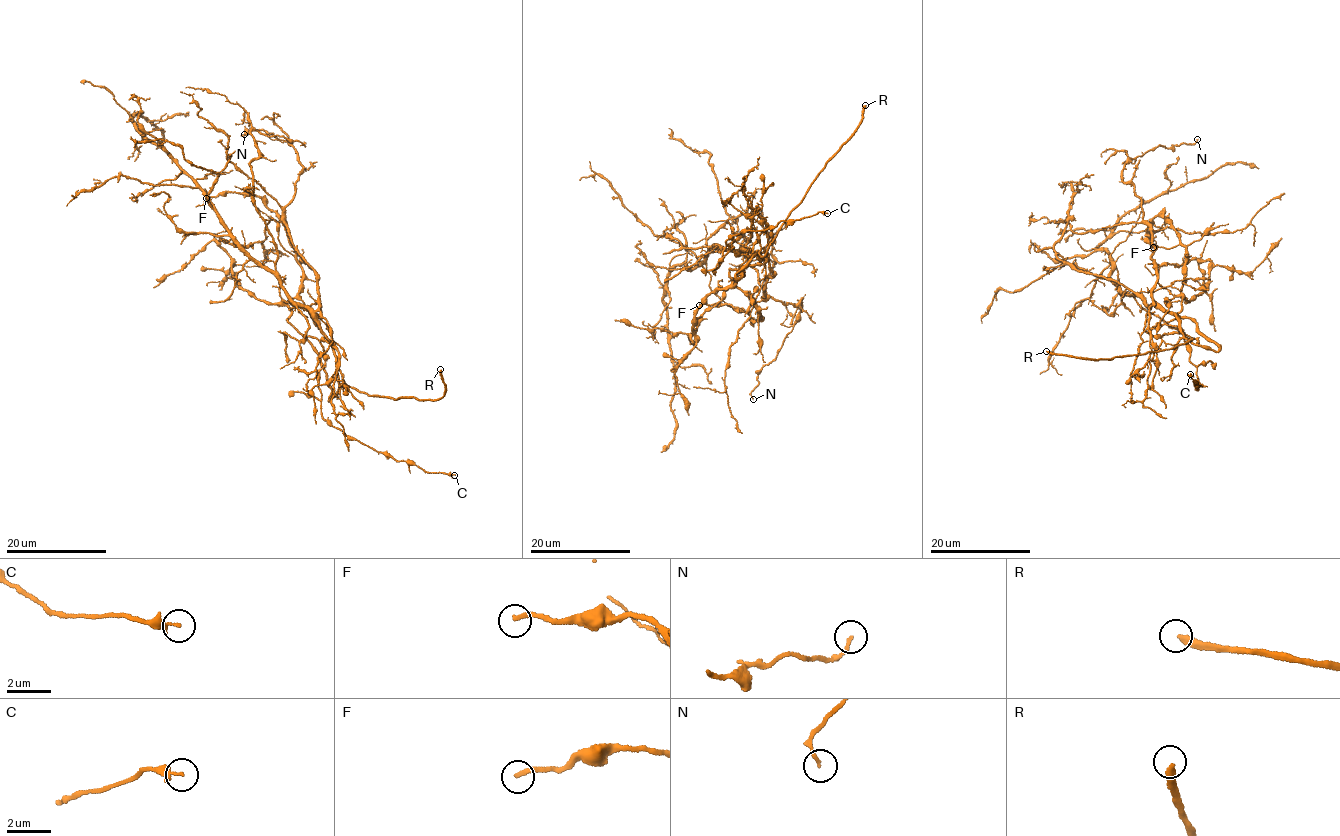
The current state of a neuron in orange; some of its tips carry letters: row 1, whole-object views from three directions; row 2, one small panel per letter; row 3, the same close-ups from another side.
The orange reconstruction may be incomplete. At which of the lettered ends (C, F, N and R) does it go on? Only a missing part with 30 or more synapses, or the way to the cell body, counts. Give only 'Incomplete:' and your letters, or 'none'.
Incomplete: R

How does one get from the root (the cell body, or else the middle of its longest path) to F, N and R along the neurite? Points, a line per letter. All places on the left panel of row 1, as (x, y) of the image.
F: (278, 279), (294, 302), (319, 311), (331, 343), (287, 322), (302, 265), (286, 223), (258, 196), (206, 198)
N: (278, 279), (294, 302), (317, 310), (317, 274), (284, 220), (302, 164), (289, 142), (262, 129), (244, 134)
R: (278, 279), (332, 345), (335, 366), (350, 387), (372, 395), (435, 400), (445, 388), (440, 369)

